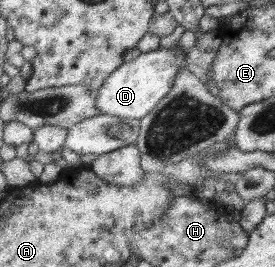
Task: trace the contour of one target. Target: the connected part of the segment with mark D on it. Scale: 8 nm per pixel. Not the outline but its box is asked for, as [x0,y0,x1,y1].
[96,48,186,120]

